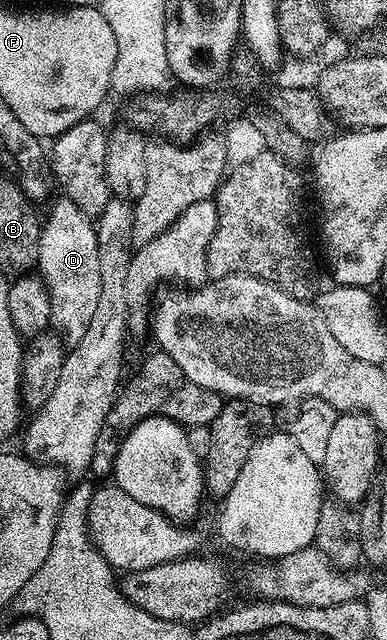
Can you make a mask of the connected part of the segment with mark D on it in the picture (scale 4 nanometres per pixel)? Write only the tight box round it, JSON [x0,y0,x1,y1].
[36,196,99,344]

